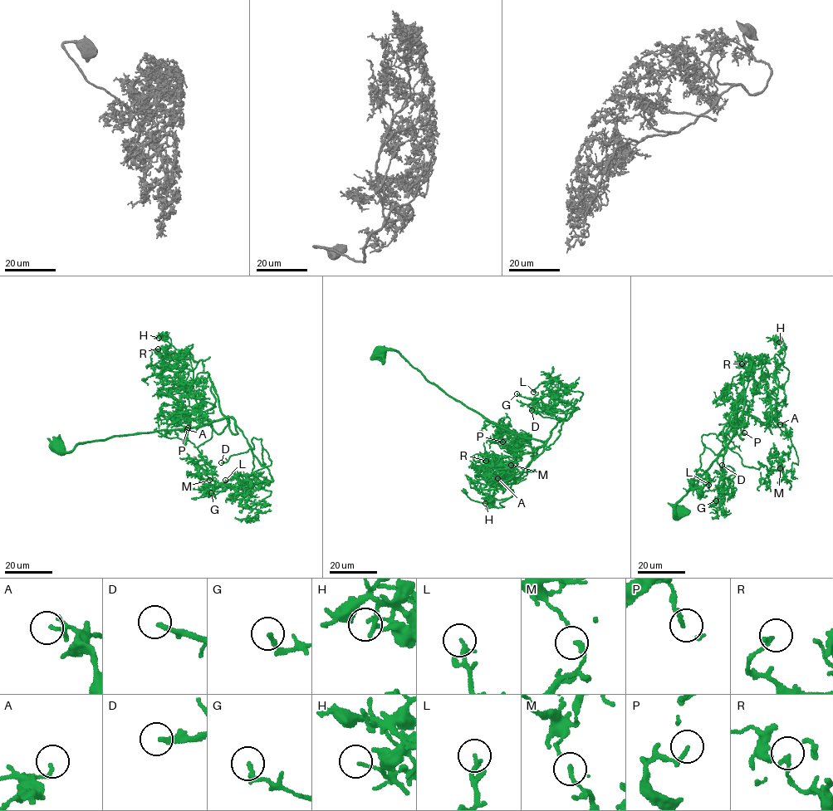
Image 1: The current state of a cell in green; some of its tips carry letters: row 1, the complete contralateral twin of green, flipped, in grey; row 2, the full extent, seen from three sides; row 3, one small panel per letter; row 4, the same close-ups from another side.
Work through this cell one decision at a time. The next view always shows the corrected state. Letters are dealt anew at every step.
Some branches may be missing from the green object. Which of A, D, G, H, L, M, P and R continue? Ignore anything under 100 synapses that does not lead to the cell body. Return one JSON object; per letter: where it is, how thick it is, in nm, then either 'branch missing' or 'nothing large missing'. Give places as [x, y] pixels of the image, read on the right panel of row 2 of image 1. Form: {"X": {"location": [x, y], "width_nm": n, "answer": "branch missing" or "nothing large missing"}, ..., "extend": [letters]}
{"A": {"location": [780, 424], "width_nm": 130, "answer": "nothing large missing"}, "D": {"location": [722, 465], "width_nm": 220, "answer": "branch missing"}, "G": {"location": [716, 500], "width_nm": 190, "answer": "nothing large missing"}, "H": {"location": [779, 342], "width_nm": 120, "answer": "nothing large missing"}, "L": {"location": [708, 485], "width_nm": 200, "answer": "nothing large missing"}, "M": {"location": [780, 468], "width_nm": 130, "answer": "nothing large missing"}, "P": {"location": [744, 432], "width_nm": 180, "answer": "nothing large missing"}, "R": {"location": [742, 363], "width_nm": 190, "answer": "nothing large missing"}, "extend": ["D"]}

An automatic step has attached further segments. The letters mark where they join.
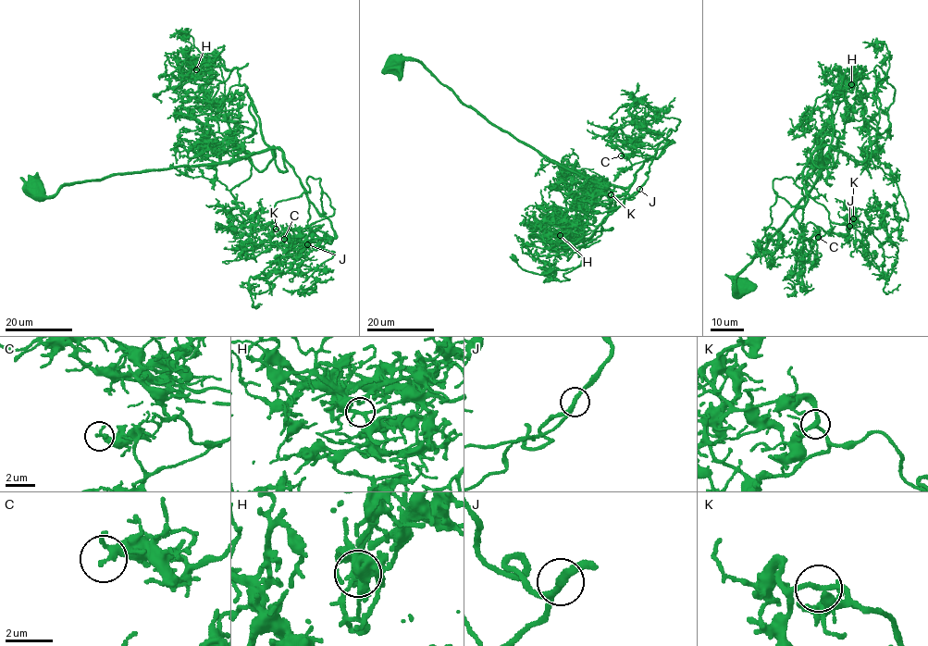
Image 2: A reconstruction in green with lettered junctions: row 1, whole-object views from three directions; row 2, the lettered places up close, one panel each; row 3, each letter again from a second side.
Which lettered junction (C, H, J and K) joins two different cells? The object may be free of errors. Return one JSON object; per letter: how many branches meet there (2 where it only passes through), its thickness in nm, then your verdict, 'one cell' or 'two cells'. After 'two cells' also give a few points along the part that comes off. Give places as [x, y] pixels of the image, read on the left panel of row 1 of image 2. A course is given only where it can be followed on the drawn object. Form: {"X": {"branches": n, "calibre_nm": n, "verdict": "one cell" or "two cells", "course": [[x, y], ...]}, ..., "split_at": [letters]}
{"C": {"branches": 2, "calibre_nm": 240, "verdict": "one cell"}, "H": {"branches": 2, "calibre_nm": 280, "verdict": "one cell"}, "J": {"branches": 2, "calibre_nm": 280, "verdict": "one cell"}, "K": {"branches": 2, "calibre_nm": 200, "verdict": "one cell"}, "split_at": []}

